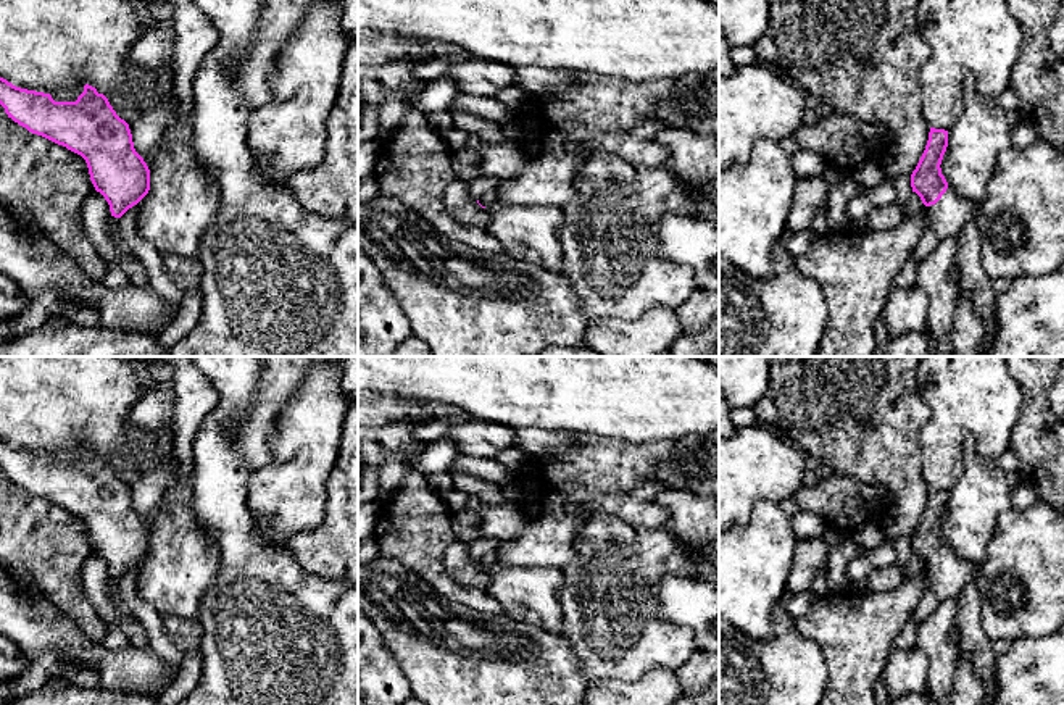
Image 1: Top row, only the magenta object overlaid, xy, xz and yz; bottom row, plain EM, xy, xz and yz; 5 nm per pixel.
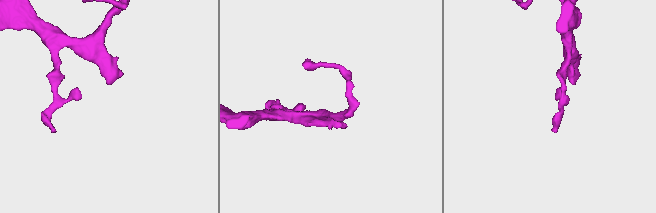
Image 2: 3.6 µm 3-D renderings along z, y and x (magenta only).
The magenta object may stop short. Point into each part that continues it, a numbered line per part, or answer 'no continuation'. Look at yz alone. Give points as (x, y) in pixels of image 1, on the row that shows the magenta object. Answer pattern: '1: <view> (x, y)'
1: yz (950, 213)

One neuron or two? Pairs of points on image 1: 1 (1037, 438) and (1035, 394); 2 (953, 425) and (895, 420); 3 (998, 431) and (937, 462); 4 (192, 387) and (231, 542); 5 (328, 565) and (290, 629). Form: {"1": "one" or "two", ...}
{"1": "one", "2": "two", "3": "one", "4": "two", "5": "two"}

